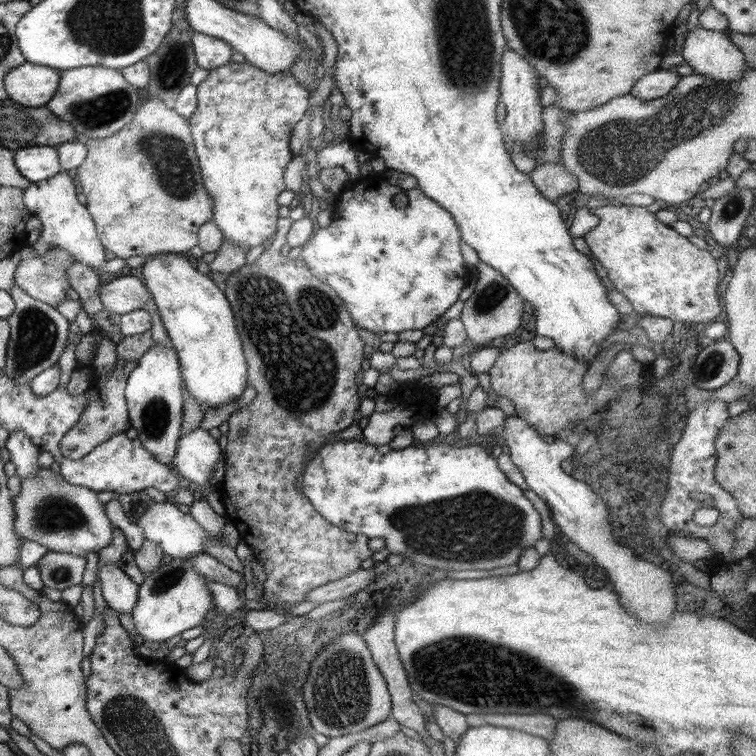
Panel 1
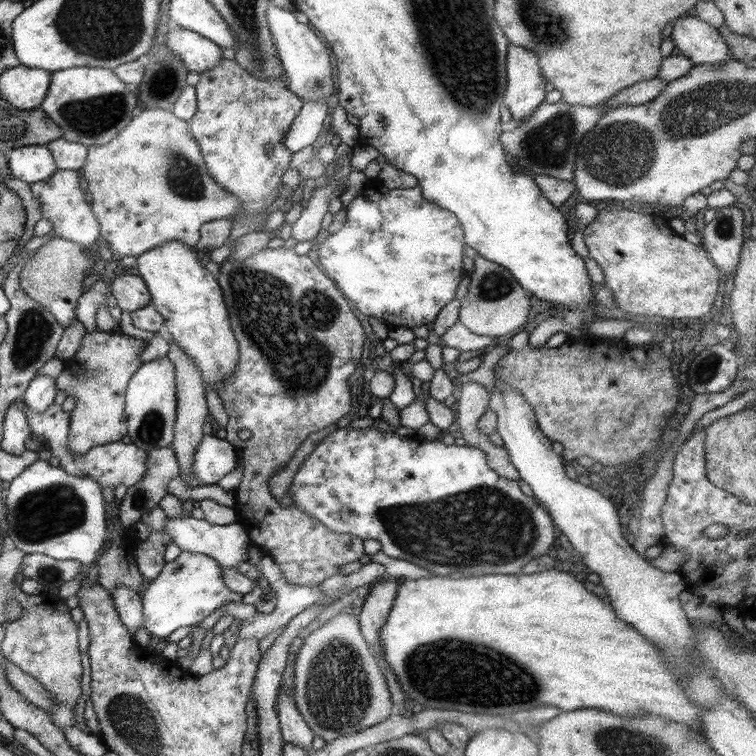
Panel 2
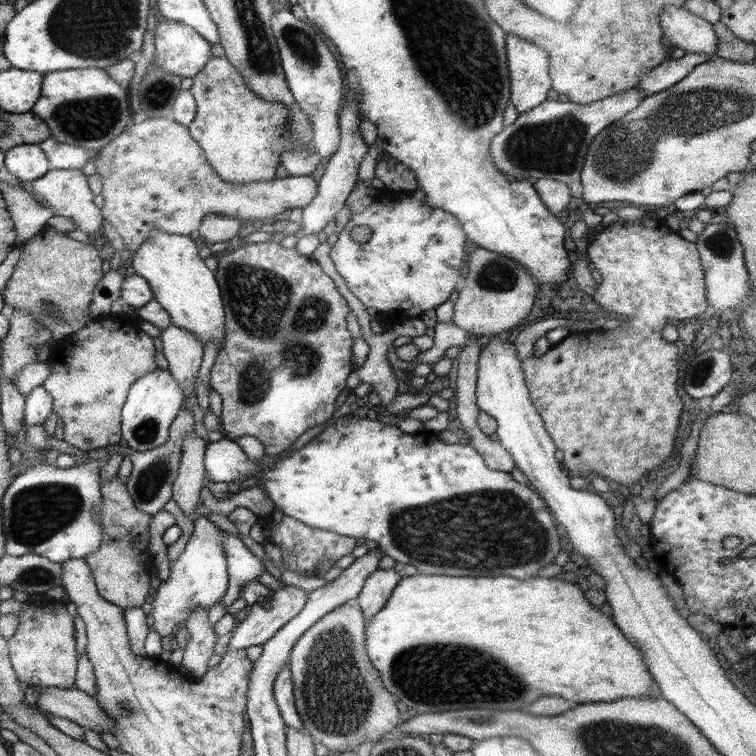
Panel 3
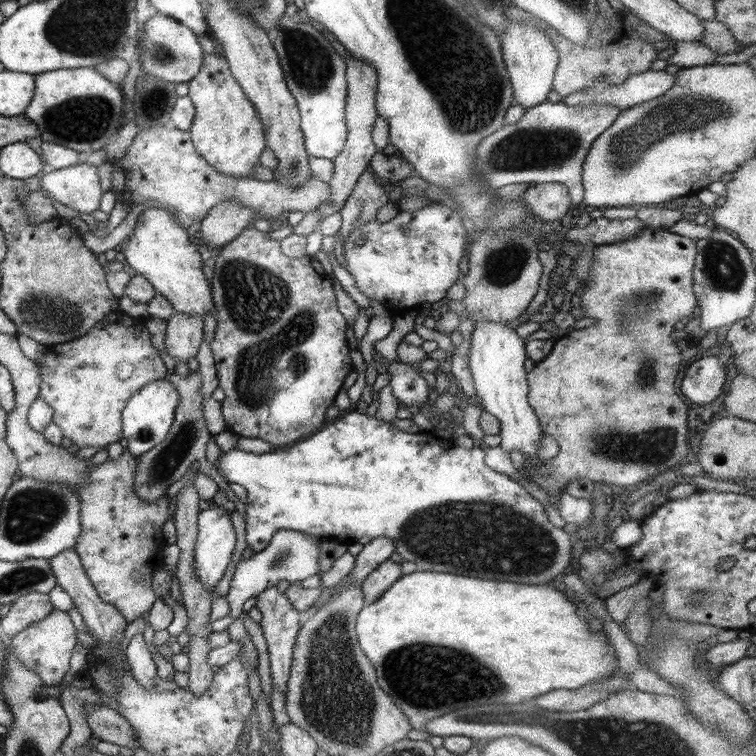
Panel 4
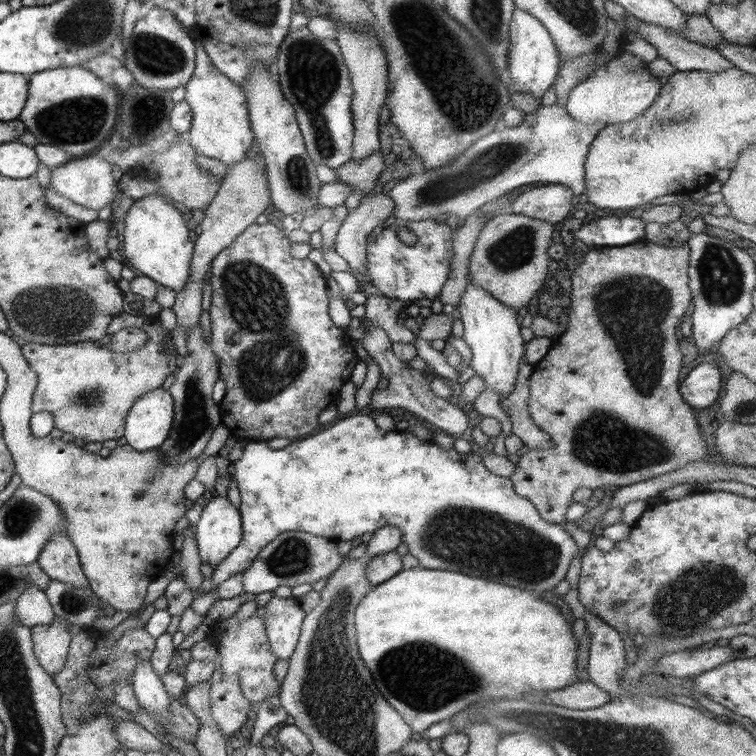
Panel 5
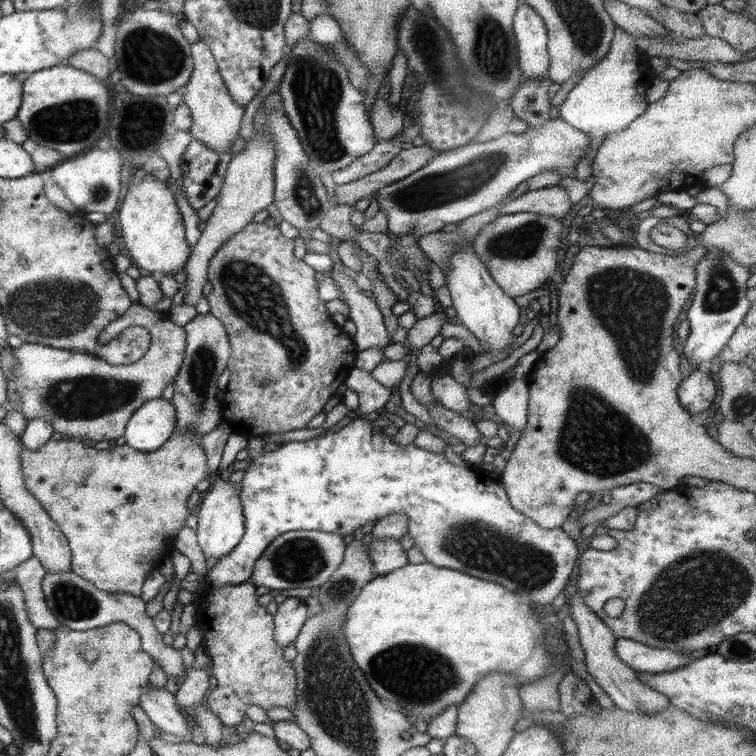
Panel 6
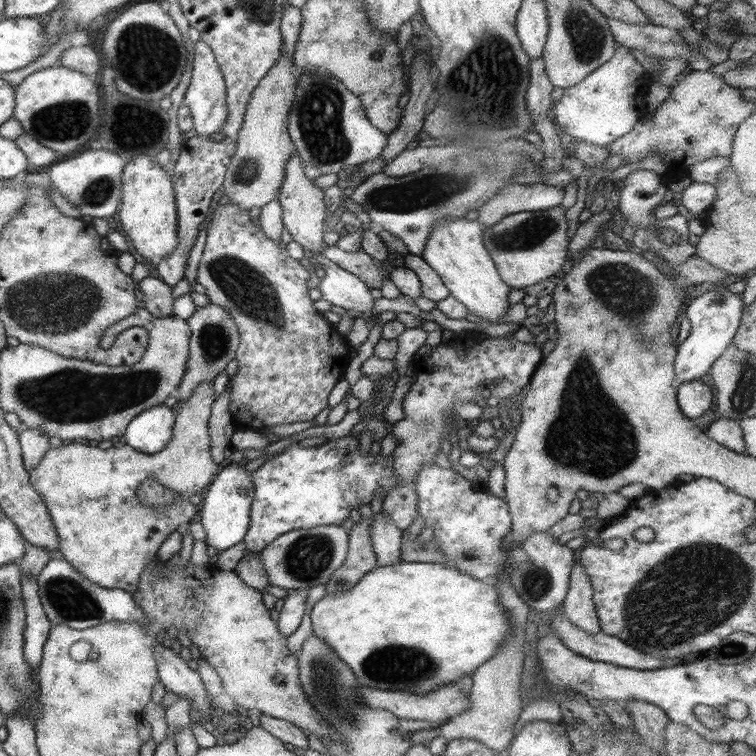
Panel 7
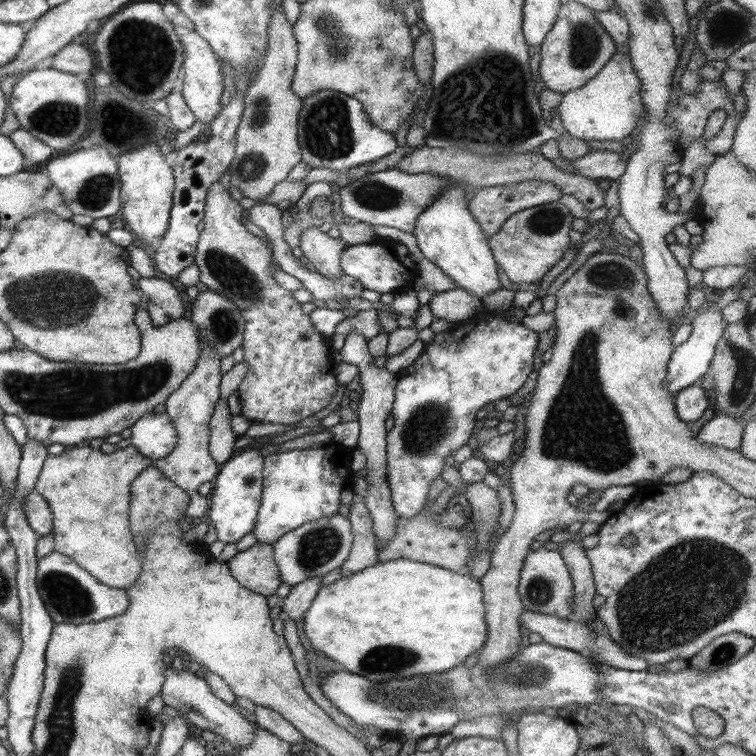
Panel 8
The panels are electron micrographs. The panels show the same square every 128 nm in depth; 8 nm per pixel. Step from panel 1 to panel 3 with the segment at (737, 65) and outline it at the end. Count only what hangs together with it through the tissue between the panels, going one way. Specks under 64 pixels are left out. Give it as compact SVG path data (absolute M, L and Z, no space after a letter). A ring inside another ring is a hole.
M665 6L657 14L657 21L673 47L691 54L716 54L717 39L712 24L691 14L687 9Z

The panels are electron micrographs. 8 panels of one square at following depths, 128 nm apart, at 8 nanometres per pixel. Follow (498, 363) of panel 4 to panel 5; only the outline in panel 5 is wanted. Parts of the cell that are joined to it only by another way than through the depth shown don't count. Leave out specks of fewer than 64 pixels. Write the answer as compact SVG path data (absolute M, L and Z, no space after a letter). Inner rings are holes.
M467 280L457 310L463 323L462 339L471 349L472 356L468 366L481 378L485 384L484 389L497 393L501 403L501 399L505 399L513 391L515 376L520 368L520 357L524 355L524 343L519 333L521 326L515 320L517 310L495 300L483 288L471 284L471 280Z

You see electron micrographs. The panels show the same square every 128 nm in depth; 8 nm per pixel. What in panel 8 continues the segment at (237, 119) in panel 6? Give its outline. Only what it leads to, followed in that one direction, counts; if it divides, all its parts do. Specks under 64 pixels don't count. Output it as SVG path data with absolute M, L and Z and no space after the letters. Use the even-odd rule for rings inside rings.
M189 31L187 34L179 36L181 46L183 47L183 62L181 62L181 71L183 83L180 93L183 100L193 114L194 120L209 125L217 116L221 108L221 92L223 92L223 75L221 67L211 47L206 40L203 40L195 31Z

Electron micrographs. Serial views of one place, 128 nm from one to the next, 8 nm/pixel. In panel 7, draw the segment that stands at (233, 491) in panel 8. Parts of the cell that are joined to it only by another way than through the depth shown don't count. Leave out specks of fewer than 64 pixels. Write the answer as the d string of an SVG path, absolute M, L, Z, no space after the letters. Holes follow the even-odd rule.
M236 464L228 465L219 474L213 477L202 492L201 503L199 504L199 524L205 532L206 546L222 551L235 546L241 542L247 527L249 527L249 507L253 500L255 486L251 482L250 474L243 471L244 466Z

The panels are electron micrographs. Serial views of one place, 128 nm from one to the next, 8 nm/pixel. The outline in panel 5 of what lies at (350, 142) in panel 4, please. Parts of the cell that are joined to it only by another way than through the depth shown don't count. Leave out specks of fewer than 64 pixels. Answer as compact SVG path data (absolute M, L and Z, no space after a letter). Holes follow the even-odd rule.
M333 20L336 26L336 43L349 72L349 82L353 88L351 99L351 125L353 125L353 141L351 141L351 157L349 161L359 162L367 154L380 150L378 139L378 115L387 95L387 58L375 36L367 32L355 32Z

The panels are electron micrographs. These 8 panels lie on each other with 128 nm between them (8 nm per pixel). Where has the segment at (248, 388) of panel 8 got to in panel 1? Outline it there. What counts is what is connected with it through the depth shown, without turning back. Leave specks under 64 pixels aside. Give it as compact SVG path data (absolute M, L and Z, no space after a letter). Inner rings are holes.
M264 250L253 264L243 264L235 272L229 272L225 280L223 294L229 301L231 311L233 311L237 335L247 364L247 386L255 389L257 394L251 403L231 413L226 420L228 433L224 450L224 475L218 493L223 500L223 506L225 506L224 516L227 516L228 522L236 528L239 538L250 548L254 559L260 563L265 573L262 596L265 600L275 604L277 608L281 605L293 606L302 602L309 590L355 572L359 568L360 562L371 558L372 551L367 547L368 538L365 535L353 534L331 525L322 516L319 516L319 513L311 506L307 497L303 495L301 486L297 487L297 482L306 470L306 465L316 457L320 448L328 442L334 442L336 439L334 435L337 432L354 423L353 414L358 410L361 401L357 395L355 379L357 371L361 368L361 362L363 362L363 342L358 338L357 330L352 324L345 306L343 306L343 300L327 284L317 280L309 272L309 268L305 266L303 260L300 258L290 259L289 256L283 256L277 250Z

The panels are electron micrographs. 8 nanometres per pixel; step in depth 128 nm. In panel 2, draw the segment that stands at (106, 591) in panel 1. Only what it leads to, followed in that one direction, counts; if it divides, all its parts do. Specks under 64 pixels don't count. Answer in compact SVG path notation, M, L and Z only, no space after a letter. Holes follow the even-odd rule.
M117 585L111 591L110 598L119 619L129 631L130 636L133 636L138 628L143 627L143 608L140 596L125 585Z

